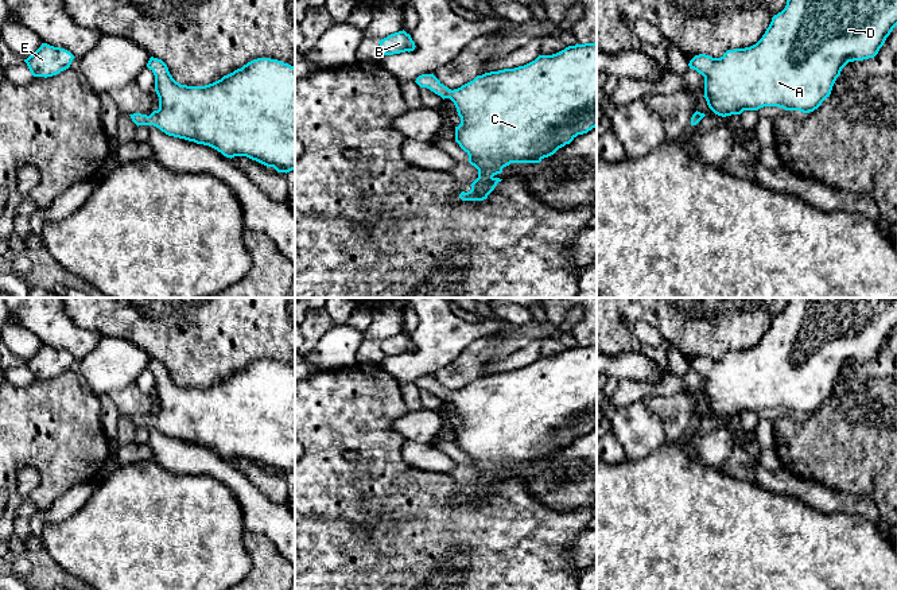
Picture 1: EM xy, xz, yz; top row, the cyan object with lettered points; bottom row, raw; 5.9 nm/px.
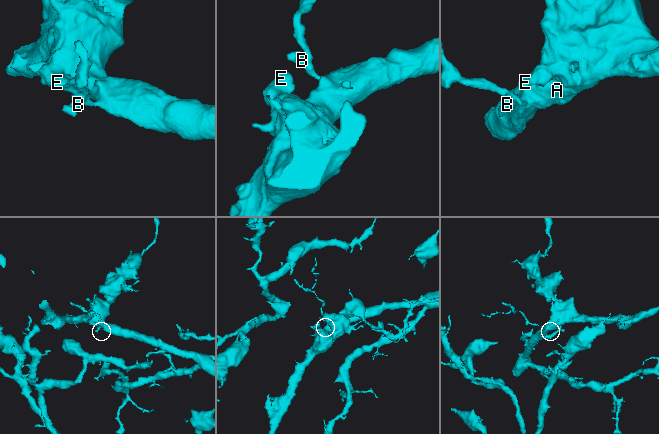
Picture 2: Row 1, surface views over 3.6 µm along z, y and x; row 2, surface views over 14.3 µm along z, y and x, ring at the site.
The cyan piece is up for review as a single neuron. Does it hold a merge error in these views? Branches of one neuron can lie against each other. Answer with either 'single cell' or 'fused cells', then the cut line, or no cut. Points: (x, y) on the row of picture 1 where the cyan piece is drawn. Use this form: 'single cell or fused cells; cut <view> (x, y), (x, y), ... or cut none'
single cell; cut none

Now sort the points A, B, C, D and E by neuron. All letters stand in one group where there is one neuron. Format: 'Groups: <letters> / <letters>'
Groups: A B C D E

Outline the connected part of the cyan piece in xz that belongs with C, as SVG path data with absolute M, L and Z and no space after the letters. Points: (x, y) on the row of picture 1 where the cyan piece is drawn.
M597 42L568 46L552 55L514 69L477 75L458 89L448 89L434 74L422 74L415 81L443 100L450 98L461 117L455 141L478 170L471 190L459 194L462 201L484 201L498 182L497 174L510 163L540 163L578 135L597 127Z

